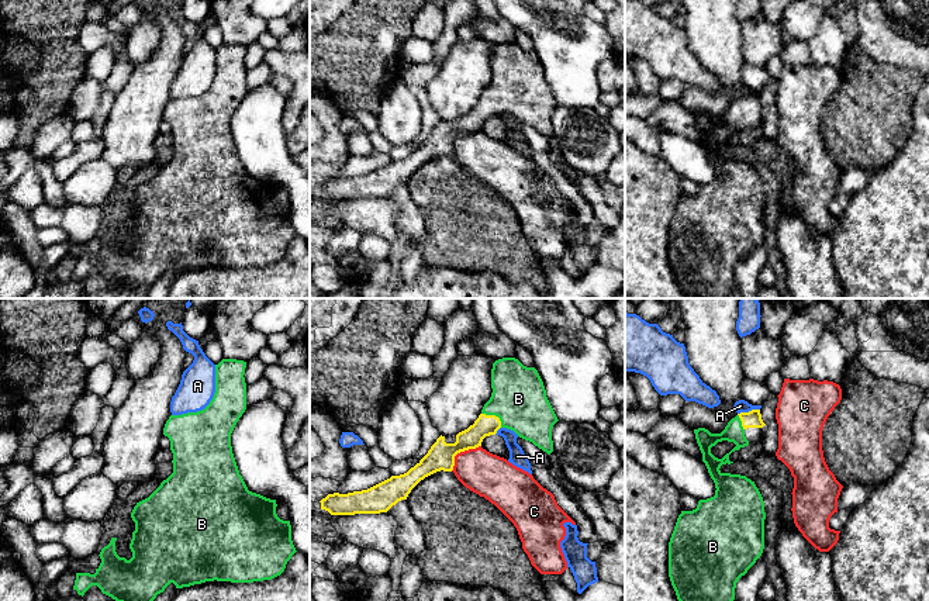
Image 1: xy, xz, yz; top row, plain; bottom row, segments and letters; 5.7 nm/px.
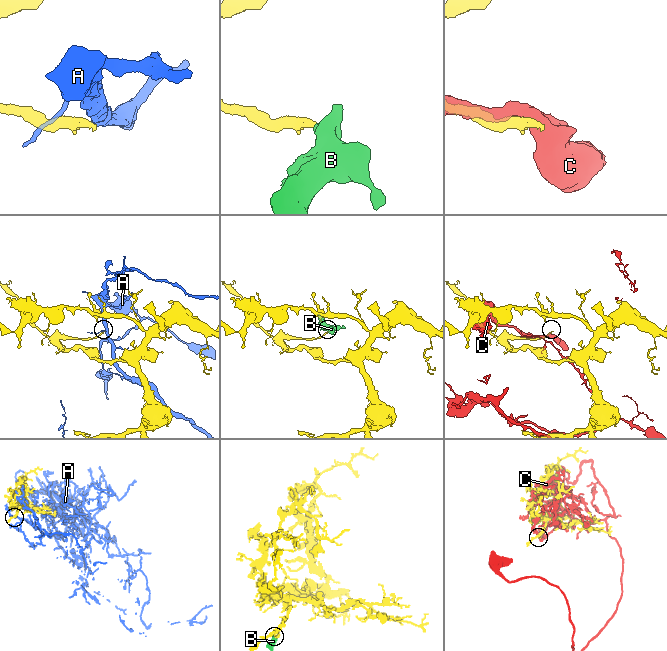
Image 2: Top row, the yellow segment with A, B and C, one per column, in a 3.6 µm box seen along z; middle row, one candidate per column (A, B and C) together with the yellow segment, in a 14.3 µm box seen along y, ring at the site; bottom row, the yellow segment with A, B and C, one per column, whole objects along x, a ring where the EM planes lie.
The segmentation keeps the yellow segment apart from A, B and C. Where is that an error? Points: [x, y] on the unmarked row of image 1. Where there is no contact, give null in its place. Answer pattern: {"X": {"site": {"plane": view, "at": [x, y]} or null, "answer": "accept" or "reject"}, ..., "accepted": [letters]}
{"A": {"site": {"plane": "yz", "at": [749, 96]}, "answer": "reject"}, "B": {"site": {"plane": "xz", "at": [494, 100]}, "answer": "accept"}, "C": {"site": {"plane": "xz", "at": [460, 135]}, "answer": "reject"}, "accepted": ["B"]}

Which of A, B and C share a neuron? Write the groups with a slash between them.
A / B / C

